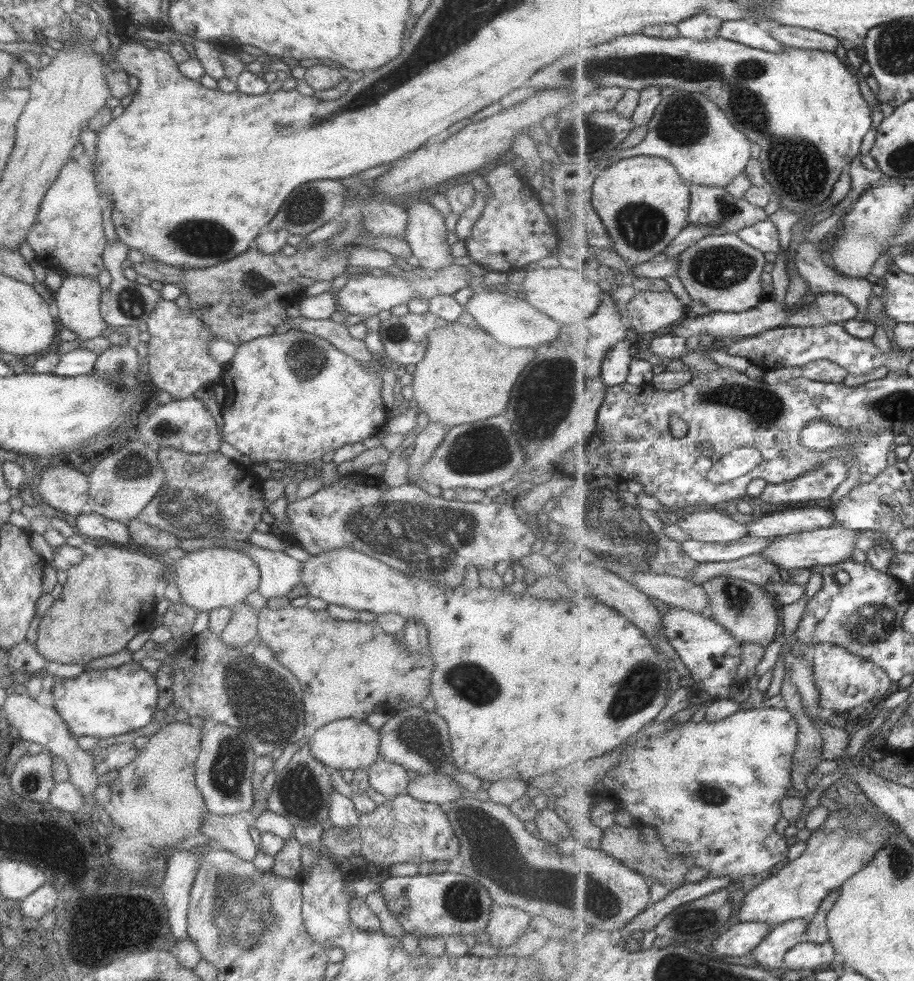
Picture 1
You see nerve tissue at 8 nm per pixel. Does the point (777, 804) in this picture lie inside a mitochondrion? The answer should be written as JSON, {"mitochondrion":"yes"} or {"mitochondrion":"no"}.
{"mitochondrion":"no"}

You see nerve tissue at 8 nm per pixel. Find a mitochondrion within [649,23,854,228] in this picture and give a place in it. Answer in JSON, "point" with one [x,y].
{"point":[685,122]}

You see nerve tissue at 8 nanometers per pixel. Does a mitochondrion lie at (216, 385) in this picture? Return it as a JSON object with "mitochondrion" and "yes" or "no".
{"mitochondrion":"no"}

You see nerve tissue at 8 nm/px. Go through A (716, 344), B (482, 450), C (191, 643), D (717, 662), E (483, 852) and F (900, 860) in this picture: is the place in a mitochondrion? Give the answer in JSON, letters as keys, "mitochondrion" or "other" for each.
{"A":"other","B":"mitochondrion","C":"other","D":"other","E":"mitochondrion","F":"mitochondrion"}

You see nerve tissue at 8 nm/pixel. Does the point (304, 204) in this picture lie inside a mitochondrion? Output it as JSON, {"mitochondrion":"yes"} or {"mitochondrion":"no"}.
{"mitochondrion":"yes"}

